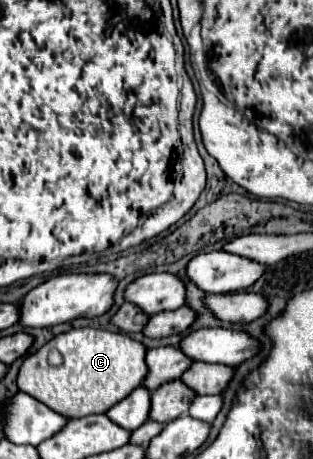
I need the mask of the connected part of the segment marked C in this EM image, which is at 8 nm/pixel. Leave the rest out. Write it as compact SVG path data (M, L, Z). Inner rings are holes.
M70 329L28 355L18 371L16 387L64 417L106 413L130 395L146 375L146 347L128 335L104 329ZM49 353L49 358L48 358ZM57 366L57 367L52 367Z

